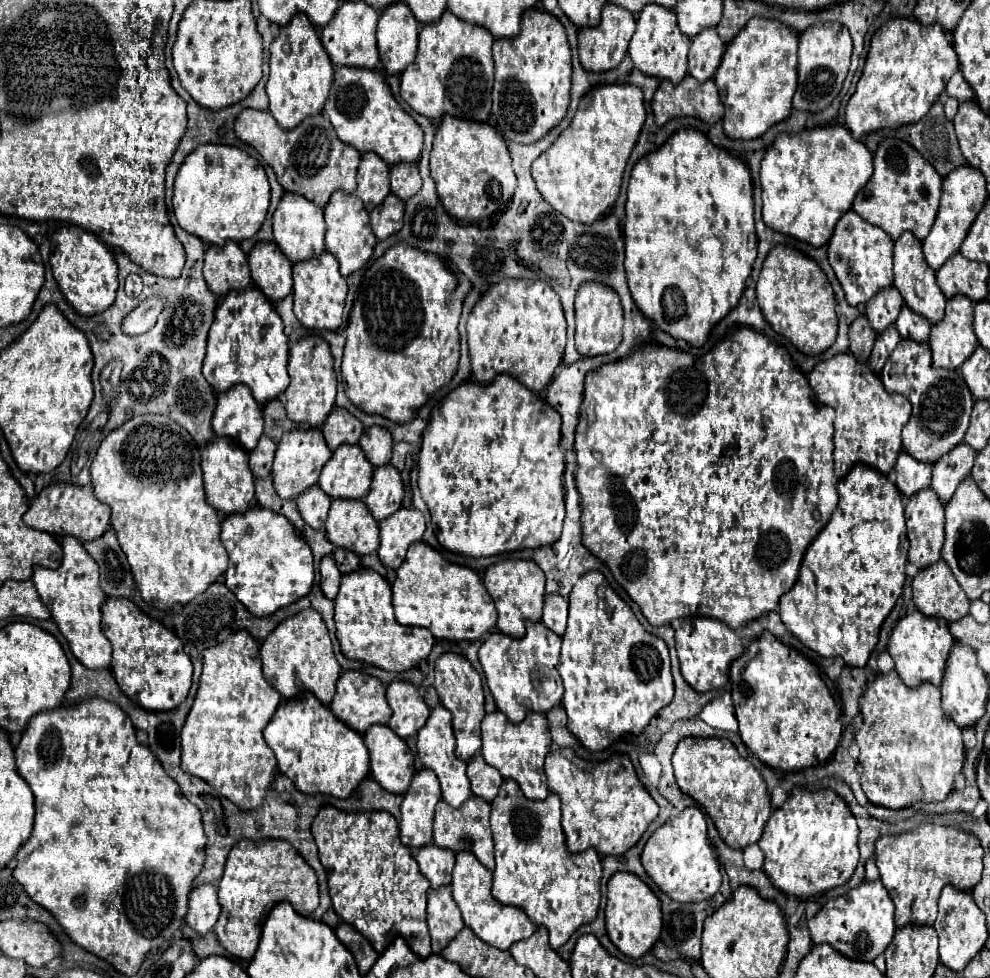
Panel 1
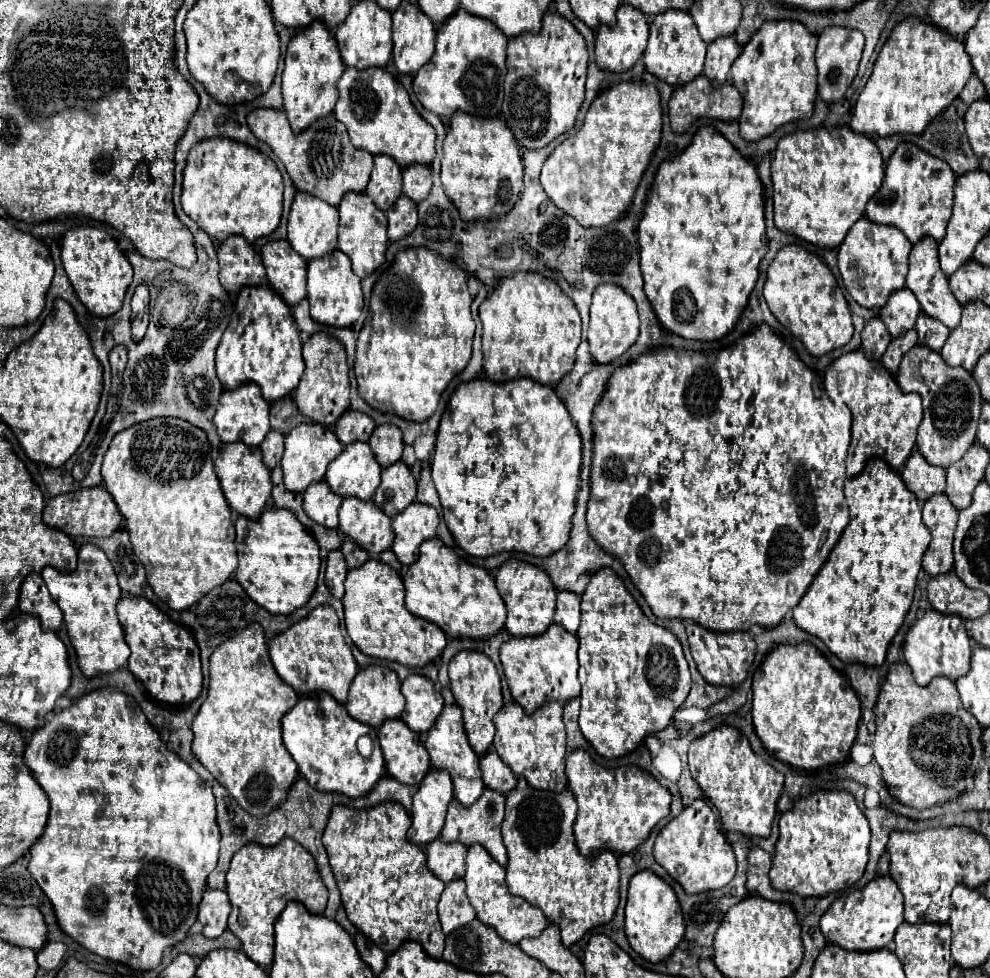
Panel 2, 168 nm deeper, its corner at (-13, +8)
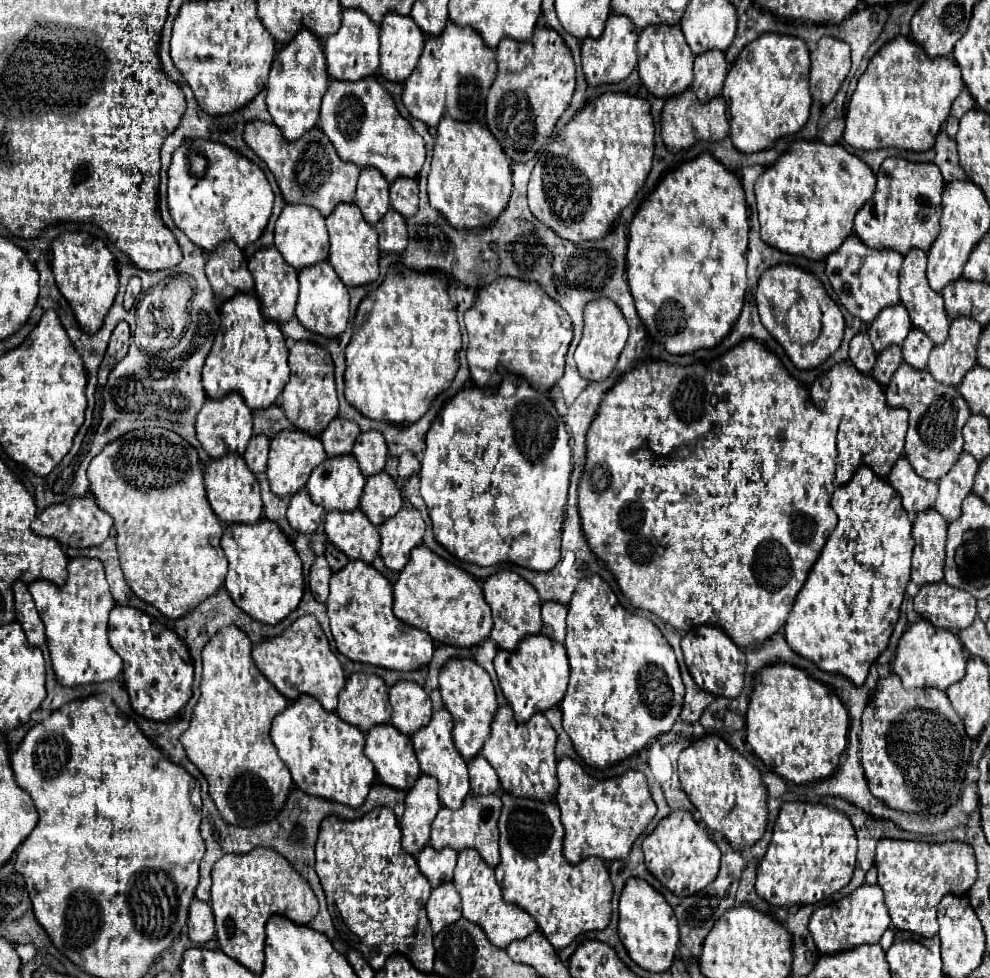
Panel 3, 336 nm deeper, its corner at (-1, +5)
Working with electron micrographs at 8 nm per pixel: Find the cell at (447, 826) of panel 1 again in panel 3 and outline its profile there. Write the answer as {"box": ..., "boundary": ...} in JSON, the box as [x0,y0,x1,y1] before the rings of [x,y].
{"box":[430,795,502,867],"boundary":[[[466,795],[462,809],[452,811],[448,807],[442,807],[432,823],[432,839],[430,845],[440,851],[444,847],[452,847],[456,851],[462,849],[476,849],[482,859],[490,865],[496,867],[500,861],[500,851],[498,851],[498,829],[496,829],[496,821],[500,817],[500,809],[502,809],[502,801],[500,797],[494,795]]]}

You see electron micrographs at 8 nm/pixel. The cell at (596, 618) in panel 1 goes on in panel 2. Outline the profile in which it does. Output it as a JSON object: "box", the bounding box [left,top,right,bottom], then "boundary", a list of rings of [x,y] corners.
{"box":[578,568,690,758],"boundary":[[[612,568],[598,570],[582,594],[582,622],[578,628],[578,660],[580,660],[580,714],[578,726],[592,748],[604,758],[624,756],[650,734],[664,730],[672,722],[672,714],[684,704],[690,692],[690,670],[680,640],[666,628],[650,622],[636,600],[624,588],[624,582]]]}

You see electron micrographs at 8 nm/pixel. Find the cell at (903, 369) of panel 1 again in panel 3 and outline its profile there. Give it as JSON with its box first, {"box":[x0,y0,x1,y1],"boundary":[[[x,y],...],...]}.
{"box":[886,363,970,481],"boundary":[[[902,363],[894,371],[888,387],[886,401],[892,407],[906,407],[910,413],[910,427],[906,433],[906,459],[914,471],[930,481],[938,481],[962,453],[962,427],[970,417],[968,403],[962,399],[956,387],[938,383],[928,369],[914,369]]]}

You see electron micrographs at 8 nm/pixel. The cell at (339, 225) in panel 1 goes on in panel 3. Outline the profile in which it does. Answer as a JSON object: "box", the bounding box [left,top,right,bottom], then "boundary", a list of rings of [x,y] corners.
{"box":[326,203,378,287],"boundary":[[[340,203],[328,217],[326,217],[328,233],[330,233],[330,265],[342,279],[346,287],[366,285],[378,279],[378,233],[376,229],[366,223],[362,211],[354,203]]]}

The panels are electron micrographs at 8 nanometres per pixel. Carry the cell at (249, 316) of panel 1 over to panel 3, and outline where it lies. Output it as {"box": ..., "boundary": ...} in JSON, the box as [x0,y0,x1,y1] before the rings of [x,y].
{"box":[202,293,290,409],"boundary":[[[238,293],[234,299],[228,299],[222,305],[222,325],[220,331],[216,333],[212,351],[204,363],[202,371],[202,383],[204,391],[210,399],[222,399],[222,395],[230,391],[238,391],[250,409],[266,409],[270,407],[276,397],[282,393],[284,385],[288,383],[290,369],[288,369],[288,349],[284,345],[284,335],[280,331],[280,325],[266,319],[262,315],[262,305],[258,303],[258,297],[252,293]]]}

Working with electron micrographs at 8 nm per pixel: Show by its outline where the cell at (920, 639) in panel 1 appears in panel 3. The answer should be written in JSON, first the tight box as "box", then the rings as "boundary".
{"box":[892,619,968,691],"boundary":[[[920,619],[920,621],[912,623],[900,637],[892,669],[902,679],[902,685],[906,689],[936,687],[936,689],[944,691],[948,685],[952,685],[964,677],[966,661],[968,661],[968,651],[962,647],[960,639],[952,631],[938,629],[932,623],[928,623],[926,619]]]}

